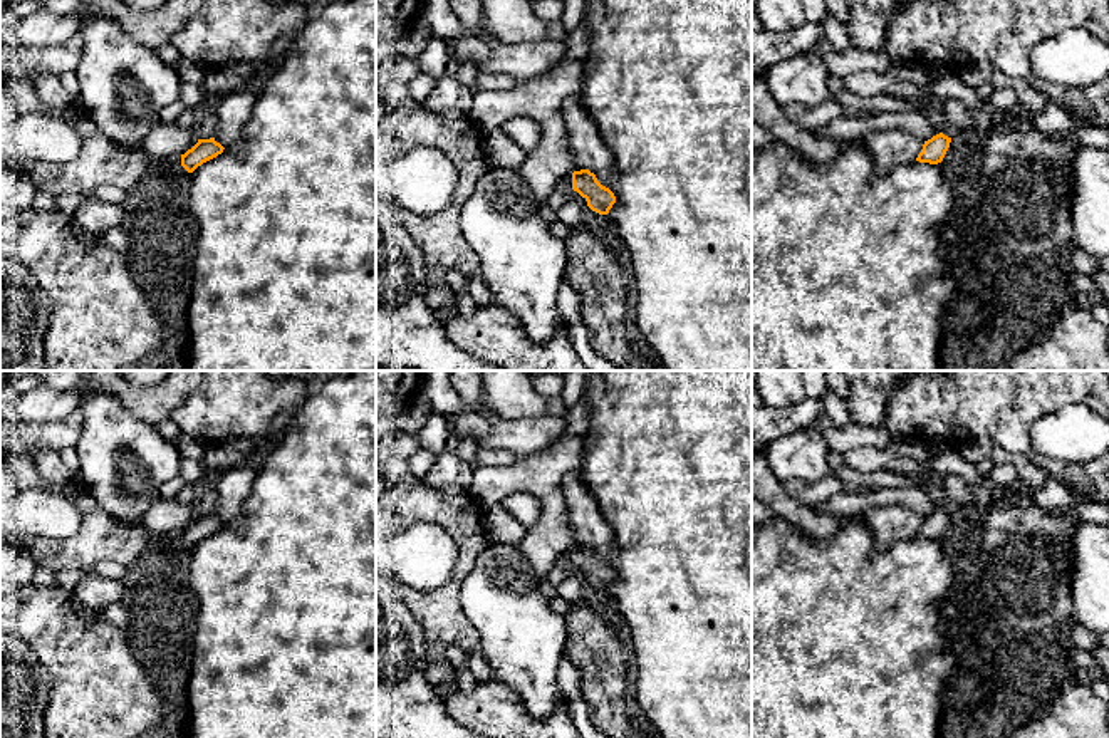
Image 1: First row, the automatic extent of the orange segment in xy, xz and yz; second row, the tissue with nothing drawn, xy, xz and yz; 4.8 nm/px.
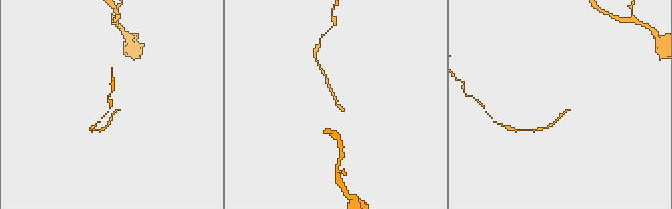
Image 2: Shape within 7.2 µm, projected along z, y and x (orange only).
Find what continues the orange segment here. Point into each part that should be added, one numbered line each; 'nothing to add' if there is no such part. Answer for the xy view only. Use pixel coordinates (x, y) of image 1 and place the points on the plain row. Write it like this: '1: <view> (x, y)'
nothing to add

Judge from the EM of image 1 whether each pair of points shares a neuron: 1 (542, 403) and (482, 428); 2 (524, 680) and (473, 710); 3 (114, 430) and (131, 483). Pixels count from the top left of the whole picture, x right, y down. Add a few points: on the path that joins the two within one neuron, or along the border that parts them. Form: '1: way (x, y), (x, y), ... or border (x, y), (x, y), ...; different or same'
1: border (542, 415), (500, 418); different
2: border (494, 675), (519, 696), (525, 710), (536, 718); different
3: way (114, 443), (124, 470); same

